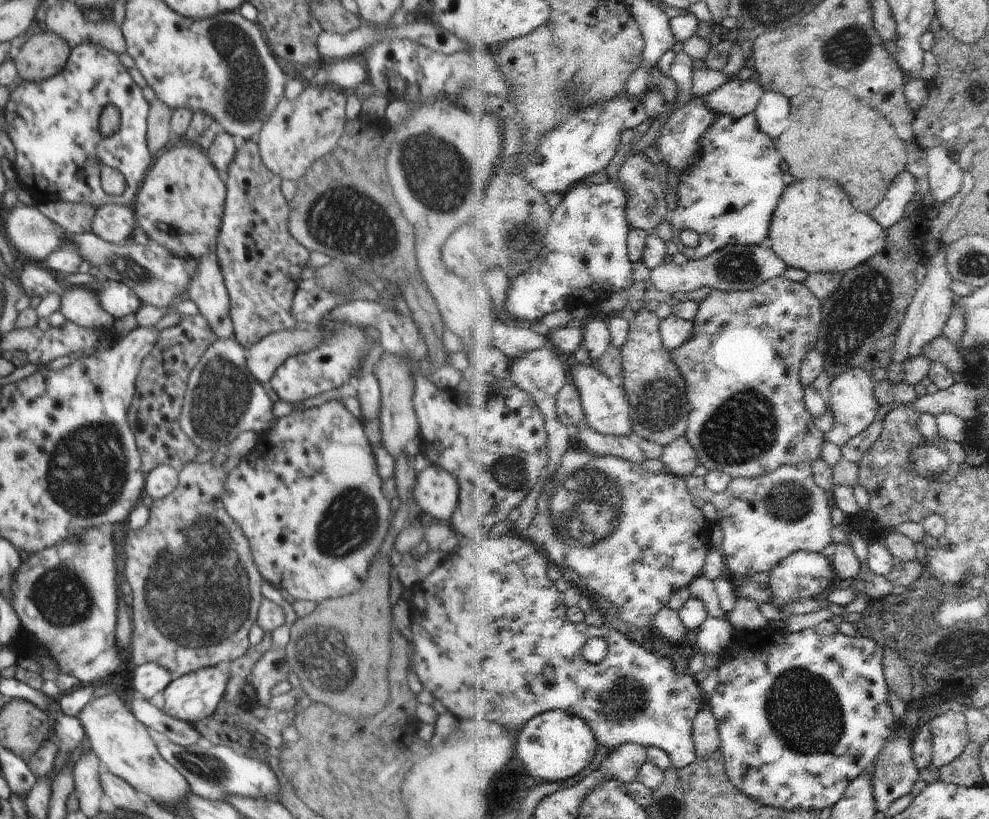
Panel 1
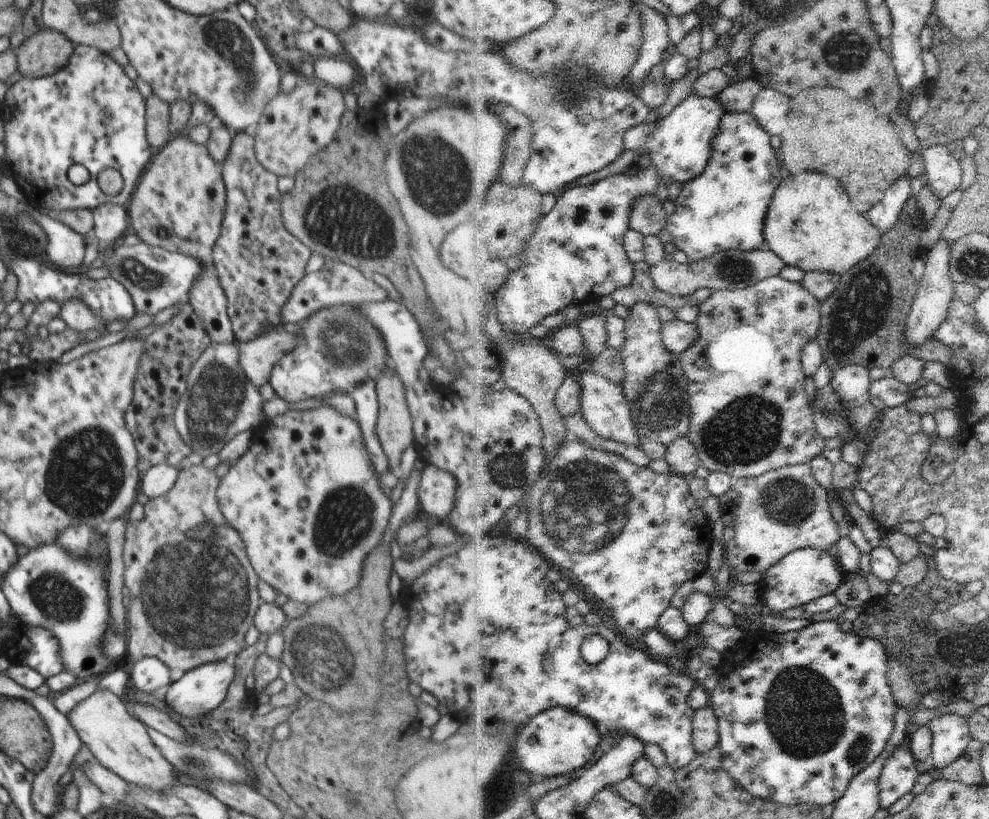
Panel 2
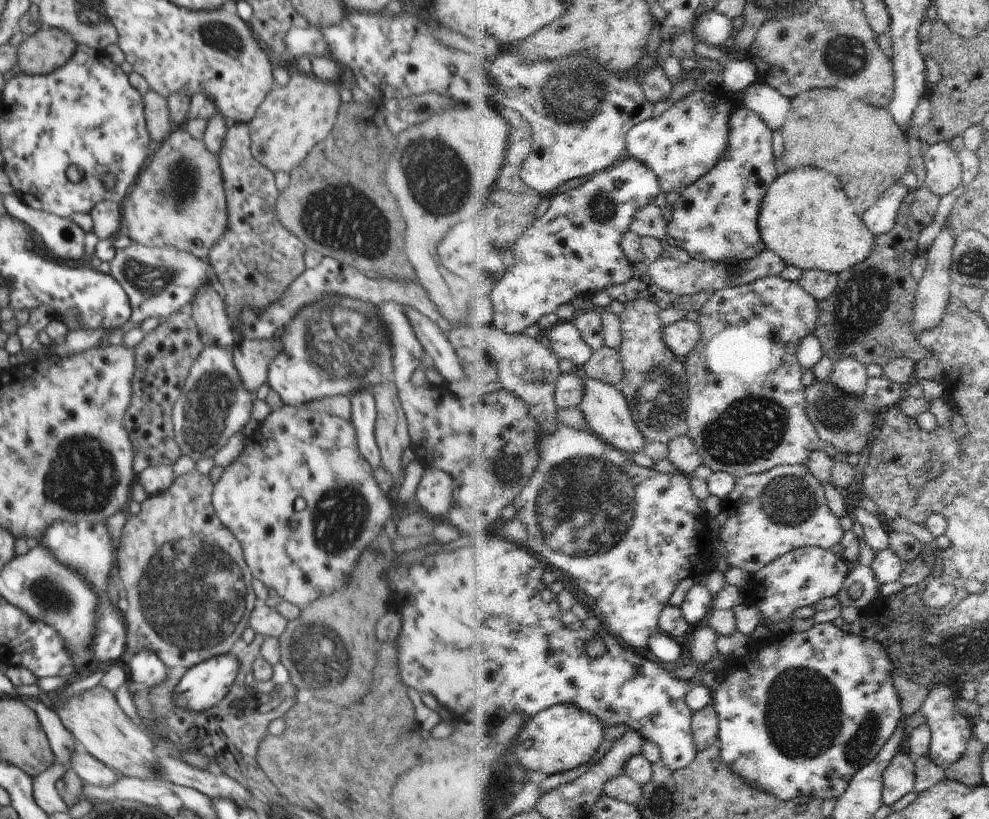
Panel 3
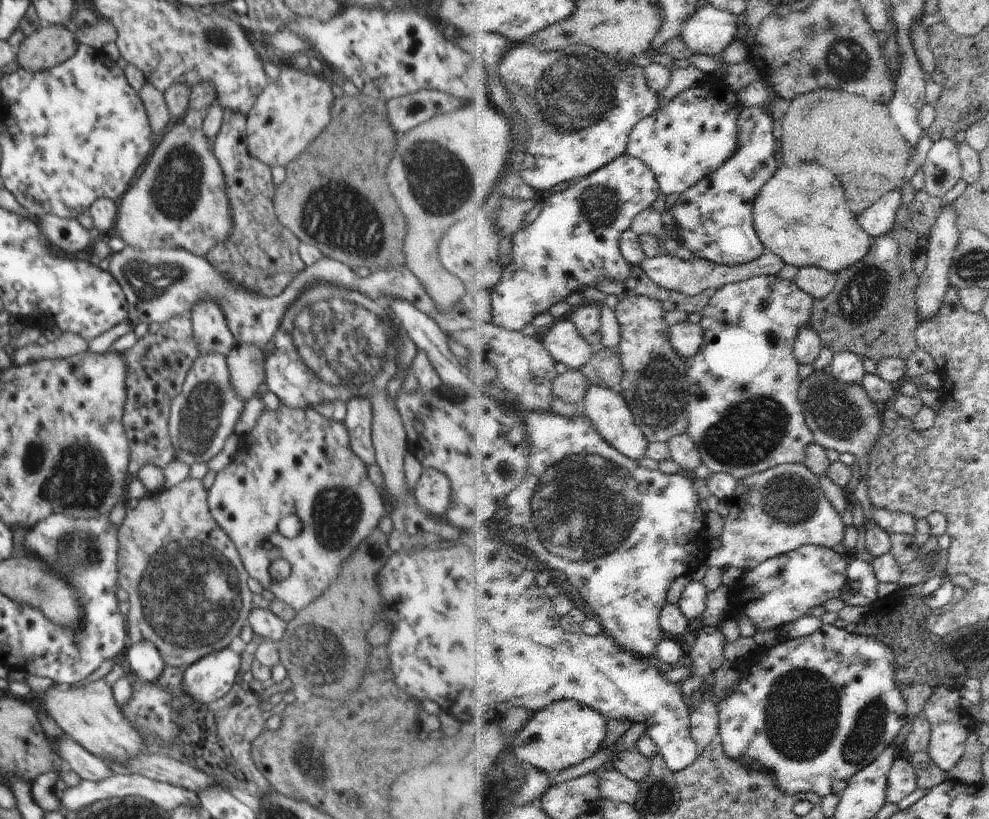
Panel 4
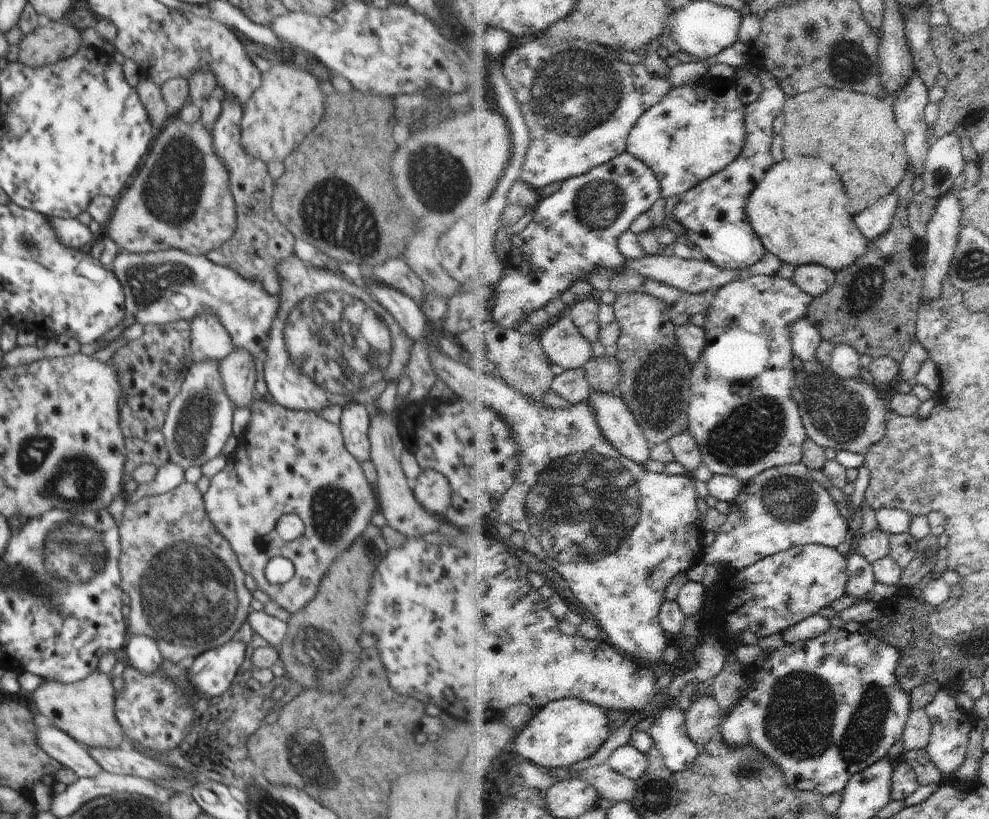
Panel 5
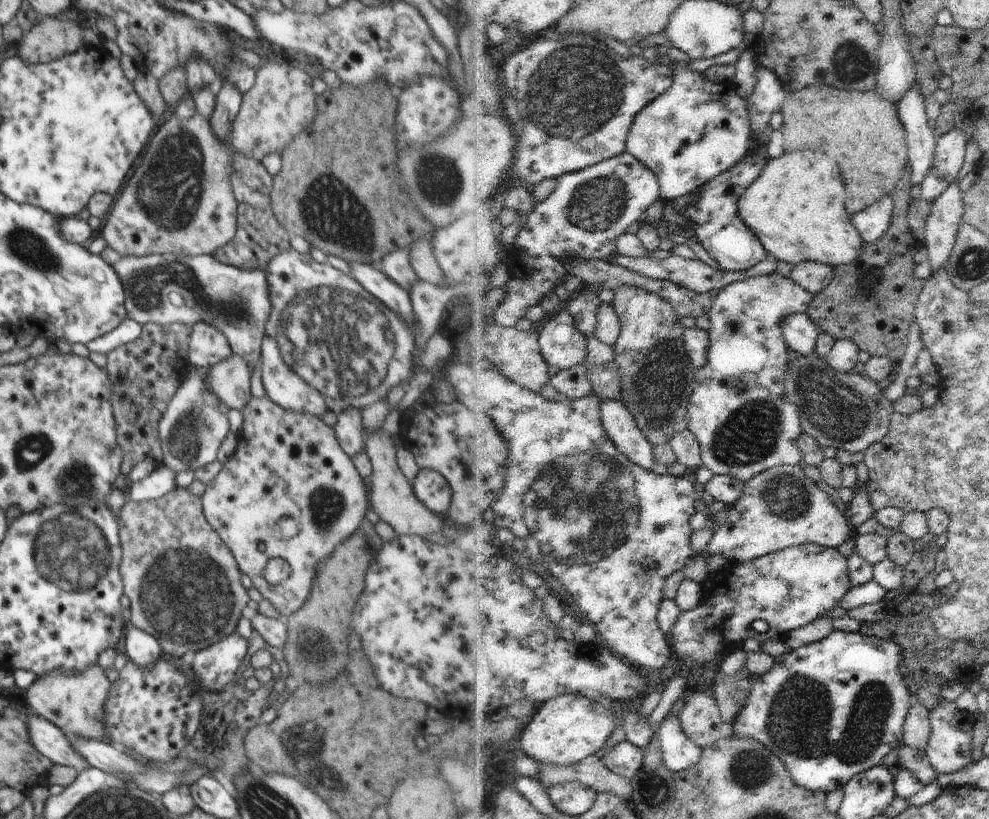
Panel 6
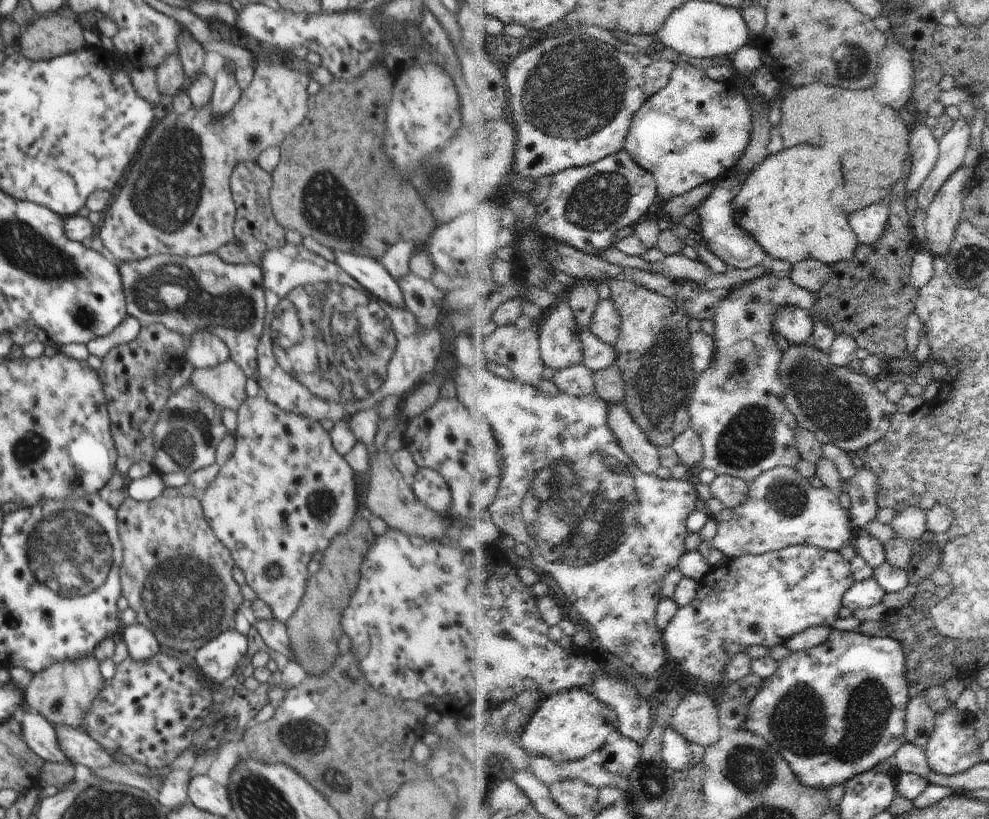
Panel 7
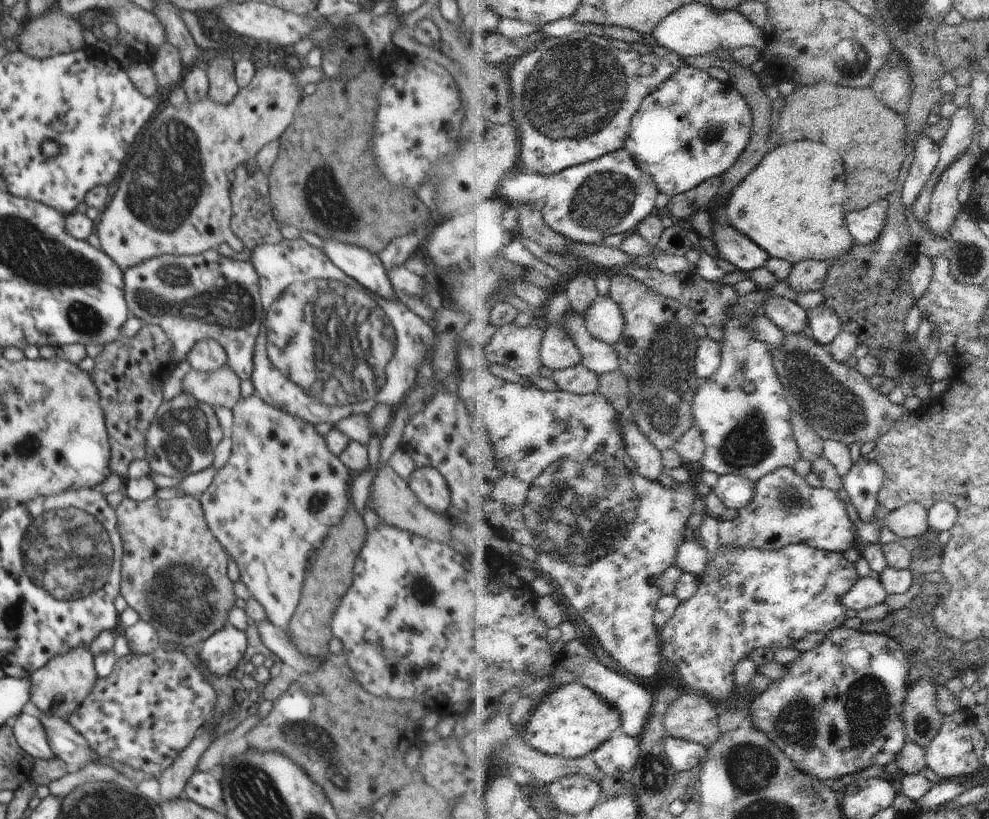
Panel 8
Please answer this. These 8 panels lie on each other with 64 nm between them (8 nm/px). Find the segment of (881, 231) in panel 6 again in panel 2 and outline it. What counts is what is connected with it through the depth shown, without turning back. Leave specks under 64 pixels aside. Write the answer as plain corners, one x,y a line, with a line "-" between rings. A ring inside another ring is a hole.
908,174
898,180
896,184
890,187
884,200
868,212
867,216
870,218
870,222
876,228
880,228
882,232
891,231
900,222
900,218
904,214
904,208
912,198
911,178

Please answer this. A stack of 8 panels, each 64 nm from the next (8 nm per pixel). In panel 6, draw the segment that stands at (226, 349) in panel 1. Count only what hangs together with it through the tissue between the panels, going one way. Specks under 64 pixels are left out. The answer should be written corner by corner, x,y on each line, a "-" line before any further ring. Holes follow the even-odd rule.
192,368
189,377
169,401
167,410
158,423
157,432
161,445
162,465
174,473
196,471
216,460
216,450
227,437
228,409
203,382
209,368

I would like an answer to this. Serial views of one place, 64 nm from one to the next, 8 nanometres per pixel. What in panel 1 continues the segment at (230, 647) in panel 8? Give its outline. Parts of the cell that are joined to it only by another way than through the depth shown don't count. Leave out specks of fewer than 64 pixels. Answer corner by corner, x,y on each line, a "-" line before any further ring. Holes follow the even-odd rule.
223,665
202,667
196,672
177,677
163,690
164,707
162,712
166,712
168,716
187,723
196,723
198,720
214,714
214,710
220,704
224,692
226,692
228,678
230,678
230,674

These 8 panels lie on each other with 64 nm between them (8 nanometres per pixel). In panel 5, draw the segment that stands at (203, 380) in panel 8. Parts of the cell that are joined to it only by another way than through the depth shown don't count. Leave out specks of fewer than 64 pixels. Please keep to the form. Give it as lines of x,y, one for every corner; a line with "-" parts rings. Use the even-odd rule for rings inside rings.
244,348
234,349
220,361
220,376
226,396
236,408
249,406
257,397
255,388
258,382
256,360

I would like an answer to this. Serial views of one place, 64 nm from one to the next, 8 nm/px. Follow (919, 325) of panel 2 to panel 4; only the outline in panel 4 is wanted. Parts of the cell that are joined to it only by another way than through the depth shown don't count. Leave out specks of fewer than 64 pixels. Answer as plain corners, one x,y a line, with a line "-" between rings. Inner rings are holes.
952,204
941,208
940,214
936,219
936,224
929,230
929,244
925,249
927,256
926,269
920,276
920,286
918,292
919,322
926,322
932,316
936,316
944,304
944,296
951,283
949,282
949,270
952,266
952,257
959,241
960,231
956,228
956,210

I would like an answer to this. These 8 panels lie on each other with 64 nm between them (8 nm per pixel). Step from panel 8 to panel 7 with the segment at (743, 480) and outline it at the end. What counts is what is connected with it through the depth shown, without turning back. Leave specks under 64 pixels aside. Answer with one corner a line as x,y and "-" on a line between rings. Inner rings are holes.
720,475
711,484
713,497
724,502
729,509
735,510
748,503
751,494
751,484
748,480
733,475

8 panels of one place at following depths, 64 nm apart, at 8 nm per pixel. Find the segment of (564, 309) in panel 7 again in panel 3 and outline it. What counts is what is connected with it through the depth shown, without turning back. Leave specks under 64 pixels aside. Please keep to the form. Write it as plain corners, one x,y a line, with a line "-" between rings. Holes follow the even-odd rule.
559,322
549,334
550,346
559,360
572,360
577,370
592,360
594,349
584,338
575,322

